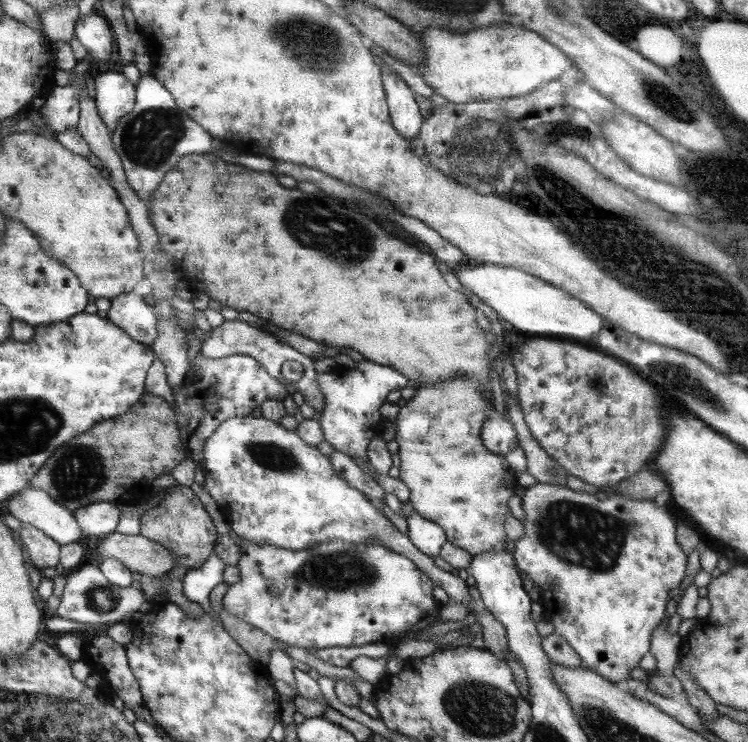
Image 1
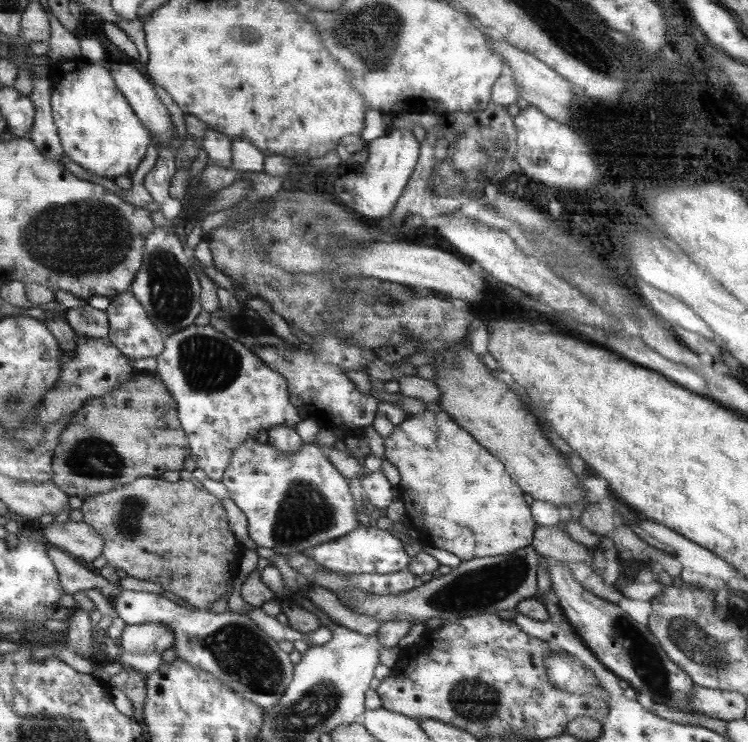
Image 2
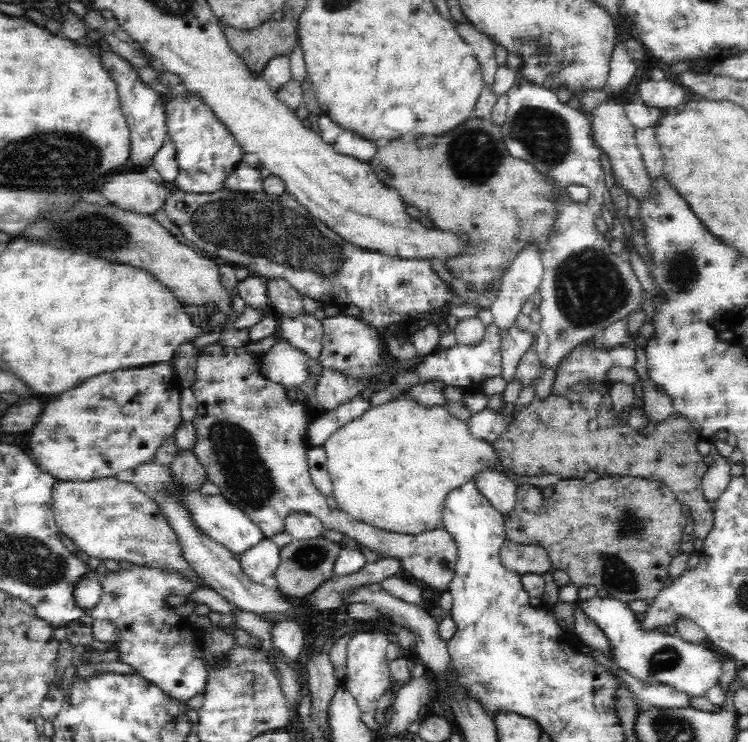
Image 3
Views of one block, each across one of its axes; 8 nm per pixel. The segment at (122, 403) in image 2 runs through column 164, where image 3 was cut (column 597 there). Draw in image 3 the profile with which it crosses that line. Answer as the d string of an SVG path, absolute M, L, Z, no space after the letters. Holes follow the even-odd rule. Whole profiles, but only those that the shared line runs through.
M576 383L565 395L551 394L544 400L534 399L515 416L504 434L493 443L493 448L500 458L501 470L508 469L518 476L554 474L562 476L562 480L582 481L588 472L597 472L601 478L619 475L662 482L676 495L680 505L690 507L692 511L690 519L694 524L692 533L695 538L706 540L713 527L714 514L701 488L703 477L709 468L697 450L701 439L692 423L676 412L664 422L656 423L649 420L645 431L638 433L616 417L607 386L596 383Z

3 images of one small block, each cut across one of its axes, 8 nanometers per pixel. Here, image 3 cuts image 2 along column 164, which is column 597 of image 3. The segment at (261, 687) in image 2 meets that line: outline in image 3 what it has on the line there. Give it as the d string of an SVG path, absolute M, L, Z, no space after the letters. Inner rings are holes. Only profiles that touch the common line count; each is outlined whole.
M594 597L587 601L578 599L577 604L591 618L599 630L603 632L612 662L618 666L618 669L622 669L622 671L632 675L636 681L640 681L644 685L651 685L652 683L668 685L686 693L690 697L696 696L696 698L718 684L722 670L717 653L713 648L686 642L676 633L664 633L659 629L644 630L641 628L641 621L636 619L636 613L629 608L629 604L617 598L607 597L603 599Z

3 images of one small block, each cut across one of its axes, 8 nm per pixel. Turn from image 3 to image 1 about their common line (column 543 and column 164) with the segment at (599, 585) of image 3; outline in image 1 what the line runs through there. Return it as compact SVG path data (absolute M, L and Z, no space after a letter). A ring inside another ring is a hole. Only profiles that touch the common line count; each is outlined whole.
M180 485L169 488L166 500L156 509L141 513L139 535L165 547L173 555L175 564L183 564L188 570L197 569L206 561L215 542L215 528L211 518L201 508L199 500L193 496L190 488Z

